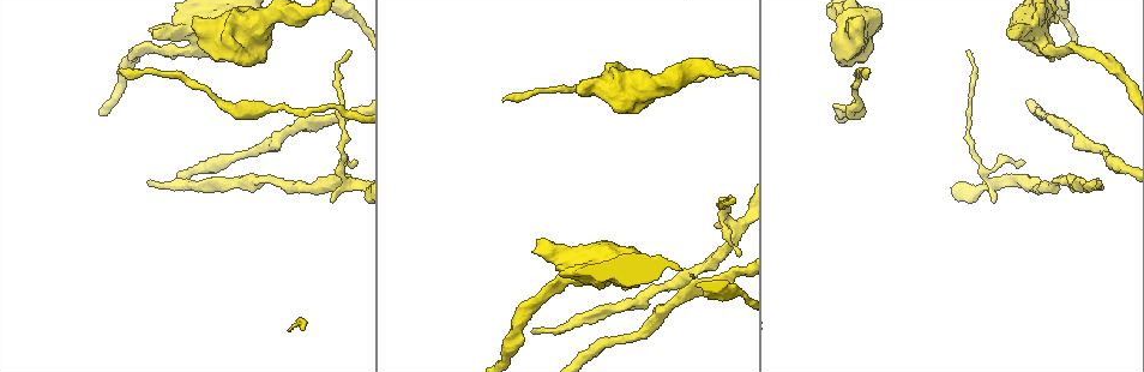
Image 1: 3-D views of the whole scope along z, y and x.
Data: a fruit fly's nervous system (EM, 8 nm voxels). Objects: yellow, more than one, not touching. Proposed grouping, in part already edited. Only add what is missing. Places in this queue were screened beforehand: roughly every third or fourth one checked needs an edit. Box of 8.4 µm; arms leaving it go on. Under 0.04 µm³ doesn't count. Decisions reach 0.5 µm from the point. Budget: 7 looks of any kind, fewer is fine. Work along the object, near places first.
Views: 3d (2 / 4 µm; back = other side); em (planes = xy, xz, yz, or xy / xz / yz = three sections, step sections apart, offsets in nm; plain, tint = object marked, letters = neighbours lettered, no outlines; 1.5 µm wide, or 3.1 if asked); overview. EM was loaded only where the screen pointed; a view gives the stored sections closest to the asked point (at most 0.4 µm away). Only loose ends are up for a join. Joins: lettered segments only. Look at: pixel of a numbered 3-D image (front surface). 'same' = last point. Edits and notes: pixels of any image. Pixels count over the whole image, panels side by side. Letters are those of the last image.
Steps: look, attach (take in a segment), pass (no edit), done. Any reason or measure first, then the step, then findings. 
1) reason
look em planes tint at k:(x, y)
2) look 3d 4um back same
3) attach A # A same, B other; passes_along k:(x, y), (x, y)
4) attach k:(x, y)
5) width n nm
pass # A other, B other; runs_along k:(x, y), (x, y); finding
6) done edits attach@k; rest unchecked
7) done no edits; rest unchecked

an open end
look 3d 4um at 1:(1038, 55)

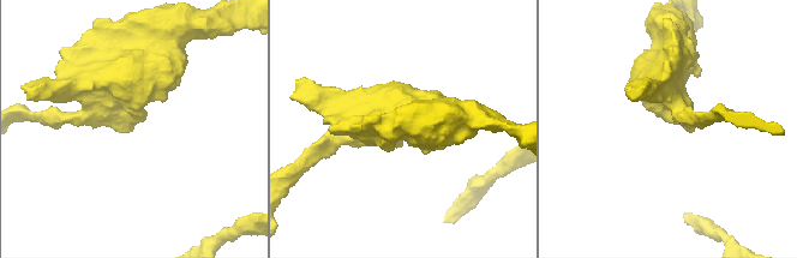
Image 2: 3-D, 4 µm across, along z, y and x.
need the tissue
look em planes letters at 2:(669, 123)

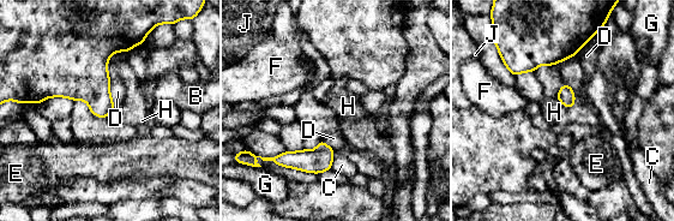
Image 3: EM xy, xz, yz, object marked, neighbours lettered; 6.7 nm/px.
pass # B other, C other, D other, E other, F other, G other, H other, J other; border 3:(557, 100), (565, 107), (571, 108); none of them fits

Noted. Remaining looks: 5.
end of a long branch
look 3d 2um back at 1:(968, 51)

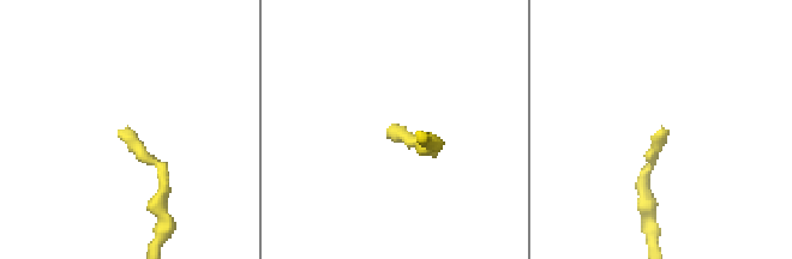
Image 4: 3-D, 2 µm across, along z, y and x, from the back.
need the tissue
look em planes letters at 4:(666, 130)

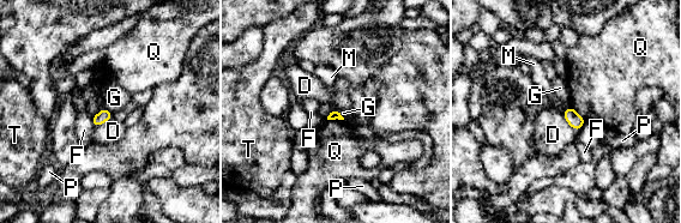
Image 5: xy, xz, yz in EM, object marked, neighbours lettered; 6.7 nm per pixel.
width 70 nm
pass # D other, F other, G other, M other, P other, Q other, T other; none of them fits

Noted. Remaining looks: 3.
end of a long branch
look 3d 2um at 1:(505, 99)

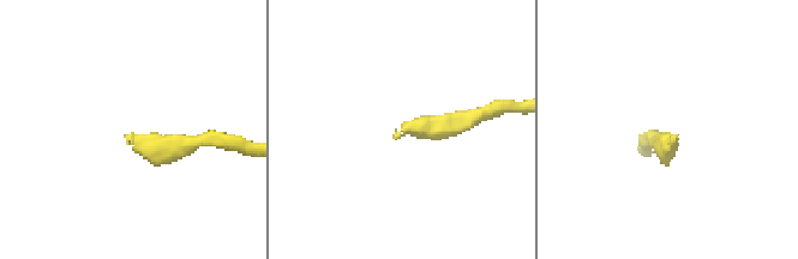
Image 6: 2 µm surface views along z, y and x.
look em xy step 8 tint at 6:(125, 136)

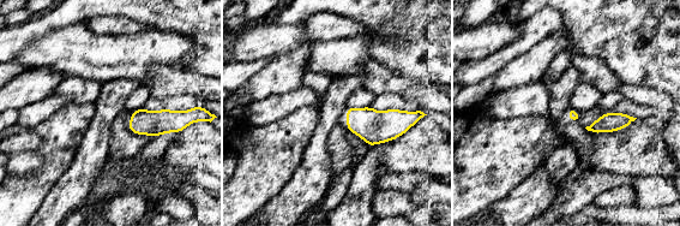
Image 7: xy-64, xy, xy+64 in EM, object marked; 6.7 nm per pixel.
look em planes letters same

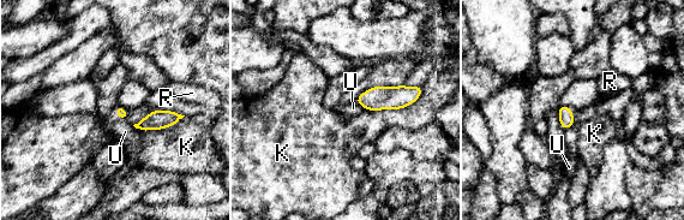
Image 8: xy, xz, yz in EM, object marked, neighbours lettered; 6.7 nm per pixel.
longest_contact K 420 nm
pass # K other, R other, U other; border 8:(354, 101), (365, 108); no lettered segment goes on from it

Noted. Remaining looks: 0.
done no edits; rest unchecked

